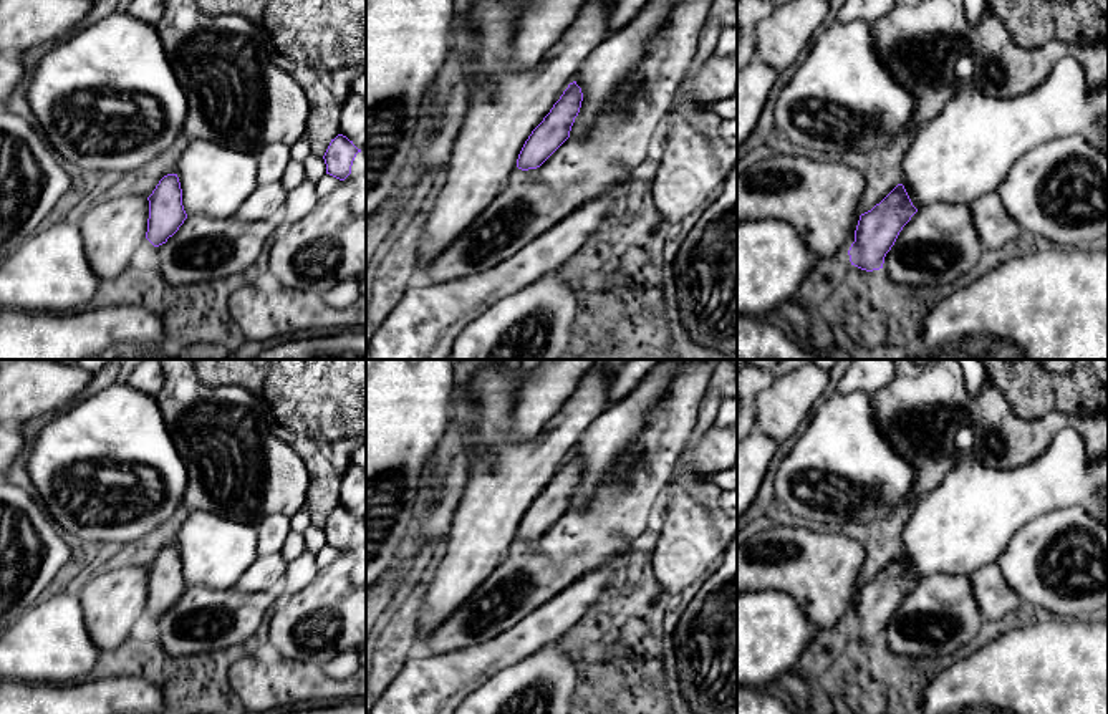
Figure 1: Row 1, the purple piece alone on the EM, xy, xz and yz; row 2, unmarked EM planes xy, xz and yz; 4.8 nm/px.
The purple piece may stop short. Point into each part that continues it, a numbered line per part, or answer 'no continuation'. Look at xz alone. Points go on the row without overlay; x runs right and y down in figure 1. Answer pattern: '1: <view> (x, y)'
1: xz (623, 507)

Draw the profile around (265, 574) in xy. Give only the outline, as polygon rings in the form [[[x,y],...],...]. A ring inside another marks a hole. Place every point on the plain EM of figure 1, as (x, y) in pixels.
[[[280,552],[258,557],[238,578],[235,588],[243,593],[280,593],[288,562]]]

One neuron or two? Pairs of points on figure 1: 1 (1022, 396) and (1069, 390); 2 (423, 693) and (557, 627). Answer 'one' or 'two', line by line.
1: one
2: one

